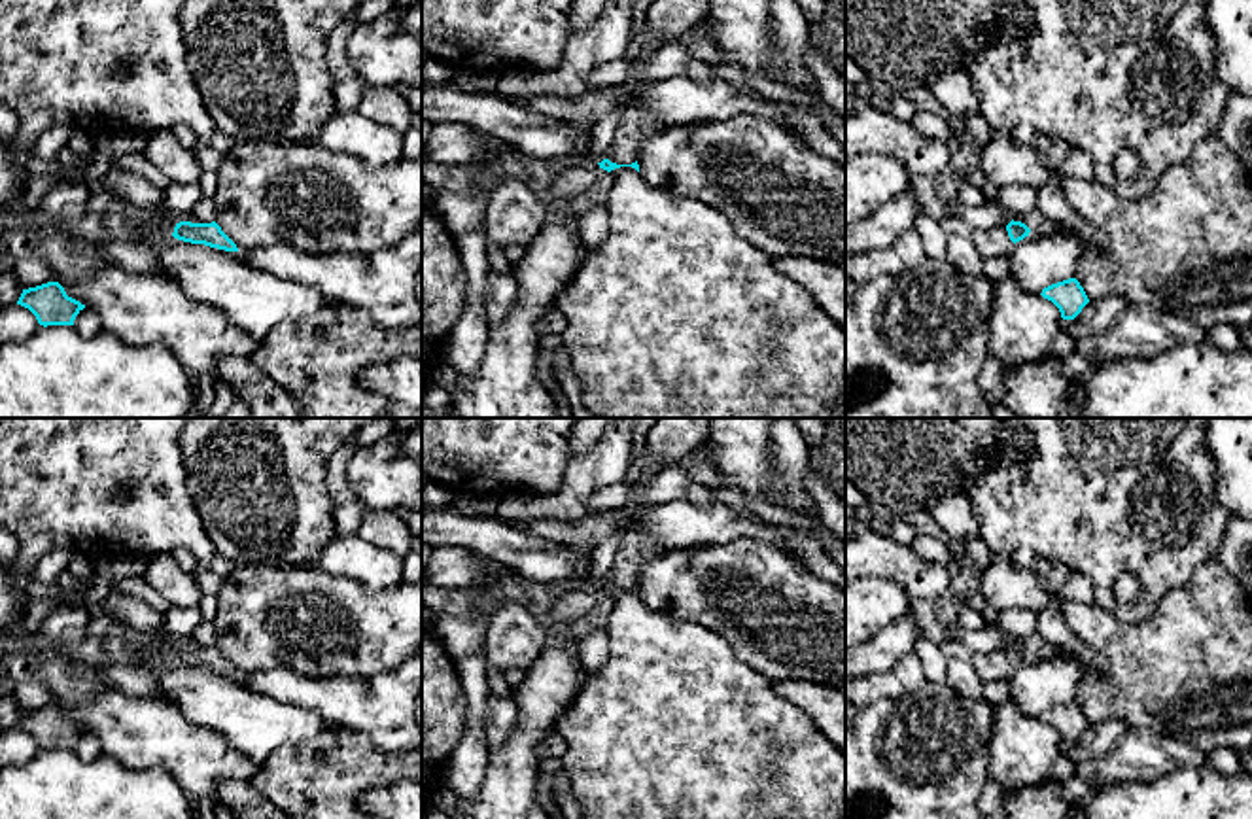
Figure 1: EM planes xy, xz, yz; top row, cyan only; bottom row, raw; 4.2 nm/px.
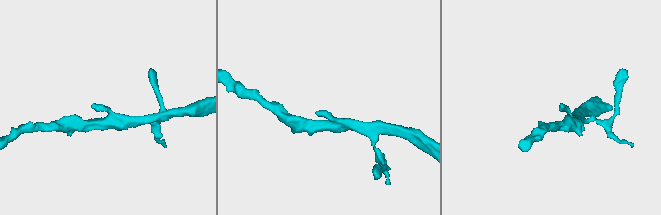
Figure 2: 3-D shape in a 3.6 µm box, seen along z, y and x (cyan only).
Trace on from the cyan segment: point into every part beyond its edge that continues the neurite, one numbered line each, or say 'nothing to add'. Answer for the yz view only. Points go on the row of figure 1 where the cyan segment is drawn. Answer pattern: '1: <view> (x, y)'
nothing to add

